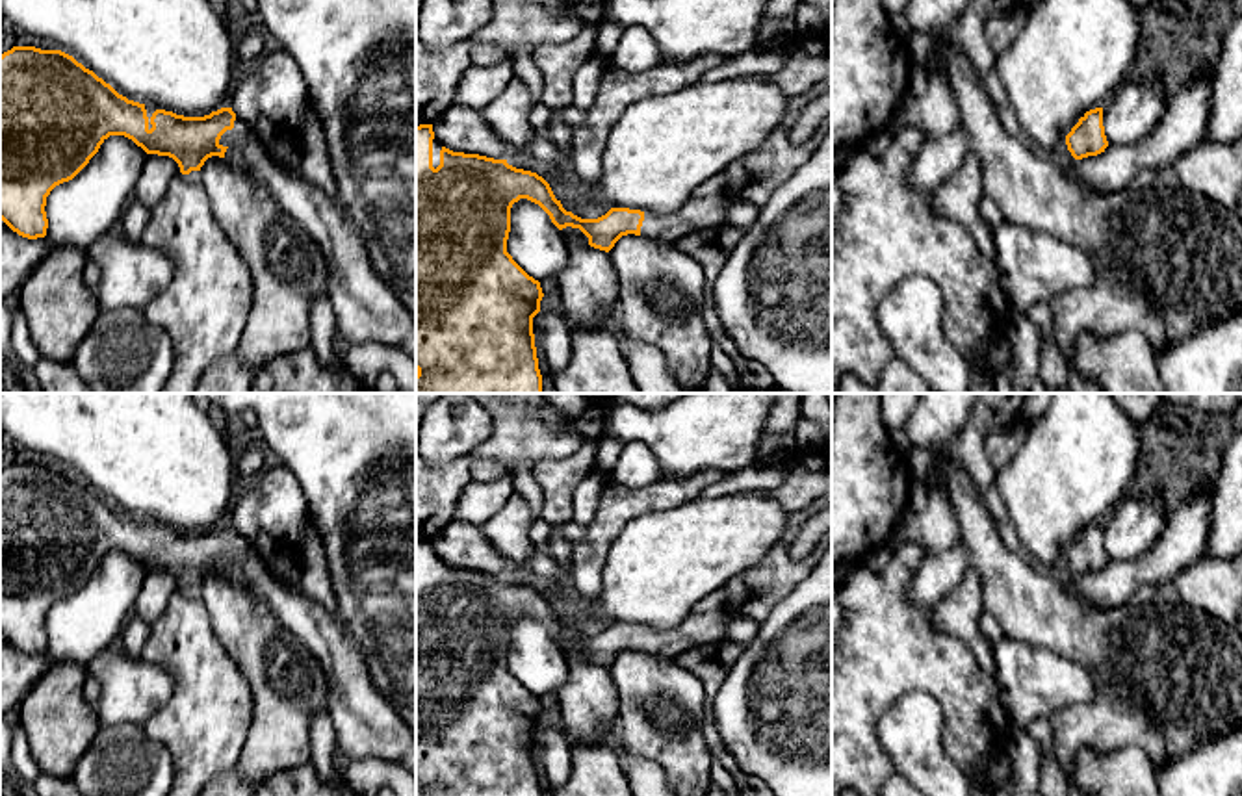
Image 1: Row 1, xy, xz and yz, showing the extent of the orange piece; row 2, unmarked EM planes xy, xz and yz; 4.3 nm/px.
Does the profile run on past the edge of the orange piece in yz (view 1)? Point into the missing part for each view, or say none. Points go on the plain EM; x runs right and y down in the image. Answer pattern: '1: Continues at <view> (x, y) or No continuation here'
1: No continuation here

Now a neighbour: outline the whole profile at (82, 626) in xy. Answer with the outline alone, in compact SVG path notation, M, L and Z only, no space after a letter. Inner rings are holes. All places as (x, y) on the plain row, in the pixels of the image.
M110 551L89 579L46 612L46 653L52 661L87 664L119 642L147 568L124 551Z

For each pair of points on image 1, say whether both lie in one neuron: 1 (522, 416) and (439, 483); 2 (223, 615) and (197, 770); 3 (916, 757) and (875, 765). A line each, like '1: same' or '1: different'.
1: same
2: different
3: different

